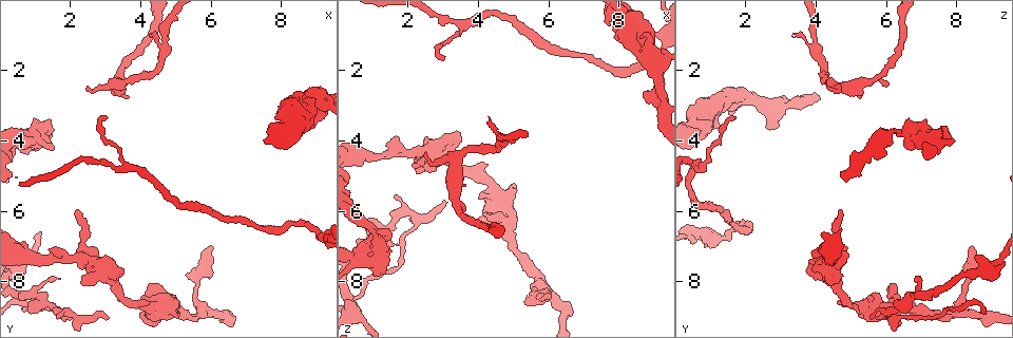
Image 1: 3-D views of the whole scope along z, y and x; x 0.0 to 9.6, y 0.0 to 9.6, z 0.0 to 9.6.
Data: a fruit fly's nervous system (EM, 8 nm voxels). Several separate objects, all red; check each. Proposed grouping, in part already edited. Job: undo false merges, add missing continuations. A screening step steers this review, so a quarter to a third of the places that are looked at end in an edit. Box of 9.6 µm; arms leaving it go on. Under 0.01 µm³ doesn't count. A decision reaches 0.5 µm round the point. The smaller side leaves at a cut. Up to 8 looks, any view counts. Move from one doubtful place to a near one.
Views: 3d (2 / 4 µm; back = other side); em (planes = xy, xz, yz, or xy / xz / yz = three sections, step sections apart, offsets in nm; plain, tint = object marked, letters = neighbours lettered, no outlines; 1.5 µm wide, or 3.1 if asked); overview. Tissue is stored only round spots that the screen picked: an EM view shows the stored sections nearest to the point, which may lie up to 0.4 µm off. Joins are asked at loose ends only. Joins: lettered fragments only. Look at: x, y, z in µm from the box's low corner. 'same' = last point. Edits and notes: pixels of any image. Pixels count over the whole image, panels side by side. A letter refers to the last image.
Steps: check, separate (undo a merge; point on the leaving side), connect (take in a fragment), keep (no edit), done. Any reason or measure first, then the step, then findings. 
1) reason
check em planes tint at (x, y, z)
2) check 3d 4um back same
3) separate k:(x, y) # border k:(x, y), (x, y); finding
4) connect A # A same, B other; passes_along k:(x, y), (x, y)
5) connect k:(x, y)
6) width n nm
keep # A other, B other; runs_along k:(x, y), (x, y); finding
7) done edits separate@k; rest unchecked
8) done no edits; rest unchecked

arms run side by side
check 3d 4um at (1.10, 3.90, 6.80)

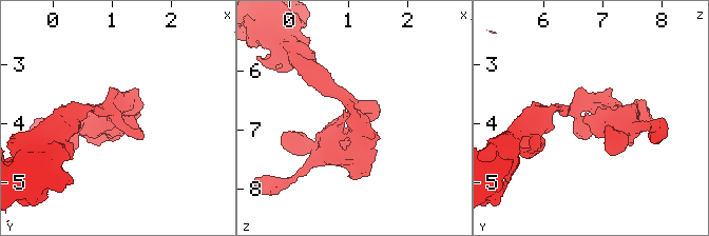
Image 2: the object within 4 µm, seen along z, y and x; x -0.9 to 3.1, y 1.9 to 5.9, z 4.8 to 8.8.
check em planes letters at (1.15, 3.90, 6.80)

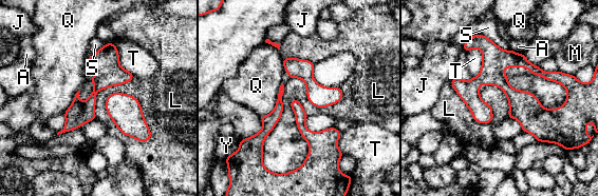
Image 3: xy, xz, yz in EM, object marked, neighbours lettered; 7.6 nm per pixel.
keep # A other, J other, L other, M other, Q other, S other, T other, Y other; runs_along 3:(472, 45), (492, 58), (492, 73), (549, 139); continuous, no second neuron

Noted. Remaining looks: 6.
an open end
check 3d 4um back at (3.05, 9.00, 5.70)

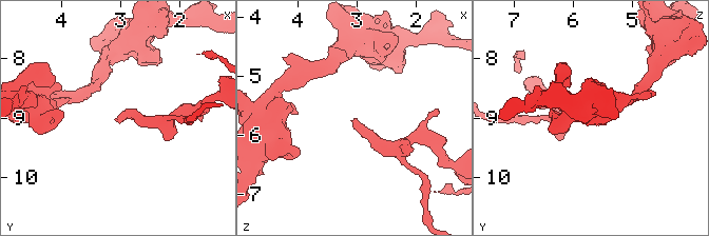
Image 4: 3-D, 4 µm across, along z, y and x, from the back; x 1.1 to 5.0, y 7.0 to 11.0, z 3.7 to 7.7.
check em yz step 8 tint at (3.10, 9.00, 5.75)

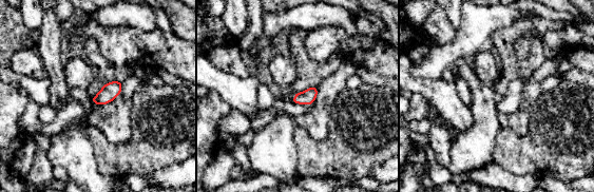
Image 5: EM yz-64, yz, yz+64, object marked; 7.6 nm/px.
cut it another way
check em planes letters same

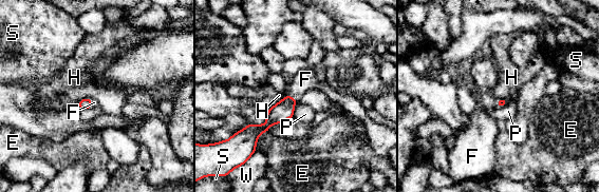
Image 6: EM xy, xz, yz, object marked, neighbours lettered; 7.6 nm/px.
connect F # E other, F same, H other, P other, S other, W other; passes_along 6:(283, 110), (292, 97), (305, 79); the neuron continues

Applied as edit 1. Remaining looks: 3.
check overview

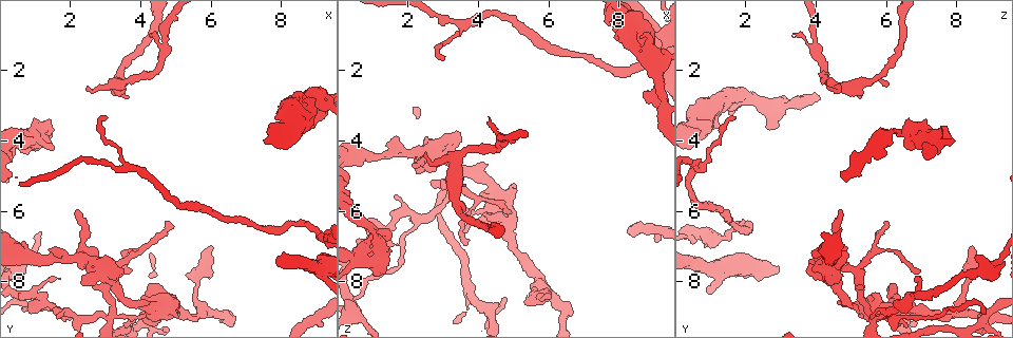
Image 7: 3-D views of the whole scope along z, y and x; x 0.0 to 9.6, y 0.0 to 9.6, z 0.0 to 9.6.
an open end
check em yz step 8 tint at (5.05, 9.00, 5.25)

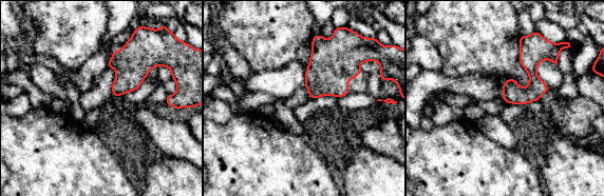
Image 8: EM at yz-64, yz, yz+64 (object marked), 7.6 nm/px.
check em planes letters same

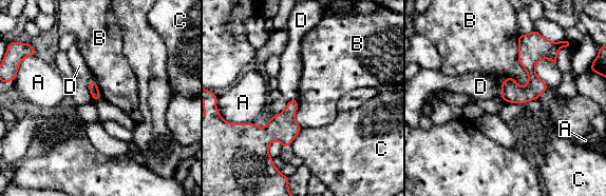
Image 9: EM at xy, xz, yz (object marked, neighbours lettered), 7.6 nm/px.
keep # A other, B other, C other, D other; no lettered fragment goes on from it

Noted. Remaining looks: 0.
done edits connect@6; rest unchecked

